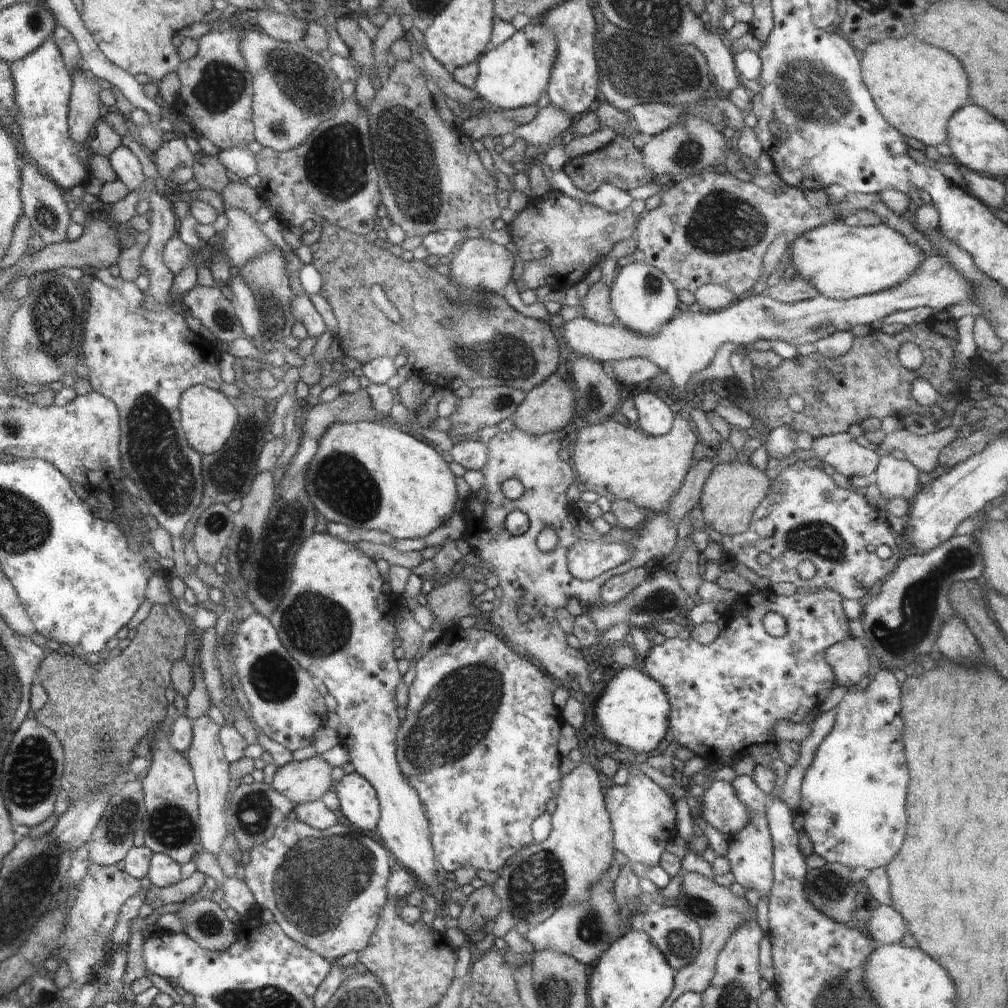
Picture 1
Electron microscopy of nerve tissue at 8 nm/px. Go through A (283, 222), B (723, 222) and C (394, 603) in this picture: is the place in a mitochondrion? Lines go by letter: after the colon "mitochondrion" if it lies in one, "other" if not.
A: other
B: mitochondrion
C: other

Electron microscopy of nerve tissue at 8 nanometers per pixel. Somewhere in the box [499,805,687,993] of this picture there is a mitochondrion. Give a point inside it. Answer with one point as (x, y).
(539, 882)

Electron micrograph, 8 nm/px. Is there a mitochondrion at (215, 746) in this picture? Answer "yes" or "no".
no

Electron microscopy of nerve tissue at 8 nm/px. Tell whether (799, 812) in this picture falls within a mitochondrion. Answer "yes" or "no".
no

